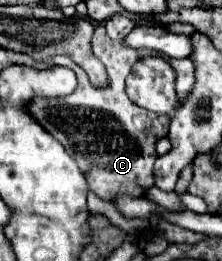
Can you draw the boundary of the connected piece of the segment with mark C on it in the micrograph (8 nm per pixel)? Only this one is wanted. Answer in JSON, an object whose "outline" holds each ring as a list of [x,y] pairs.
{"outline":[[[102,24],[96,26],[94,38],[92,38],[92,50],[102,60],[102,64],[108,70],[110,86],[104,90],[96,90],[90,82],[84,70],[76,66],[68,56],[54,56],[44,60],[44,68],[54,66],[66,66],[74,70],[78,78],[78,86],[72,94],[62,98],[38,98],[30,100],[26,106],[30,116],[46,130],[50,132],[64,150],[76,160],[80,170],[84,172],[90,190],[110,202],[120,194],[130,194],[132,198],[146,194],[154,186],[154,174],[152,166],[158,158],[156,154],[156,142],[160,138],[168,136],[168,114],[154,114],[144,112],[136,104],[130,102],[124,90],[124,80],[132,70],[132,64],[140,58],[152,54],[150,50],[136,50],[126,46],[122,40],[108,38]]]}

